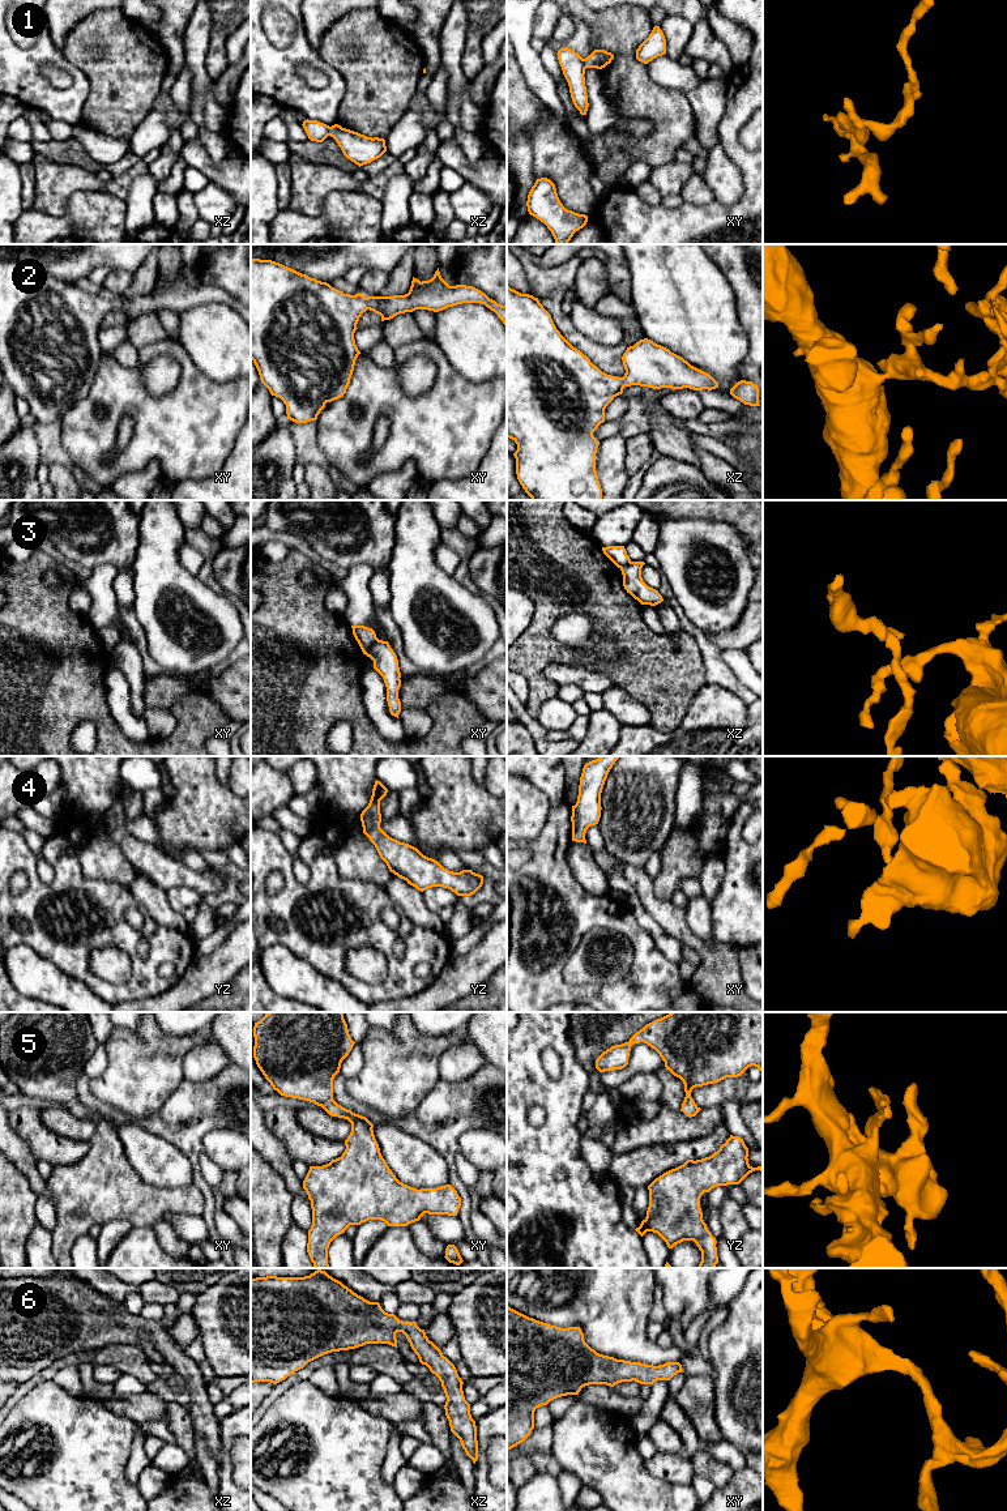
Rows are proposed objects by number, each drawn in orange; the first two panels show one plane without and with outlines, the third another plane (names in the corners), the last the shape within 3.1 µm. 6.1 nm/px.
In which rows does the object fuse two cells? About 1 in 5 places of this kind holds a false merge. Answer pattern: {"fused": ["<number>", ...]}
{"fused": ["1", "3"]}

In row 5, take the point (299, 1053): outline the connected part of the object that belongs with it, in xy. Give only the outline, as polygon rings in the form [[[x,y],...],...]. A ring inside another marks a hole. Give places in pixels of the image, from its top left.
[[[268,1012],[255,1023],[253,1037],[253,1058],[274,1090],[313,1102],[329,1115],[351,1123],[342,1156],[323,1166],[310,1166],[303,1181],[312,1208],[307,1252],[315,1268],[329,1268],[329,1245],[350,1225],[381,1220],[388,1226],[408,1226],[424,1213],[457,1216],[461,1198],[451,1185],[417,1190],[400,1182],[380,1153],[374,1124],[333,1100],[333,1079],[355,1043],[342,1012]]]

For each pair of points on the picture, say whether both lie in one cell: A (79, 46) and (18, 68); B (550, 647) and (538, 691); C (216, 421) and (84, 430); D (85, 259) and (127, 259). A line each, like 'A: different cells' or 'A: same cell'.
A: different cells
B: same cell
C: same cell
D: same cell

